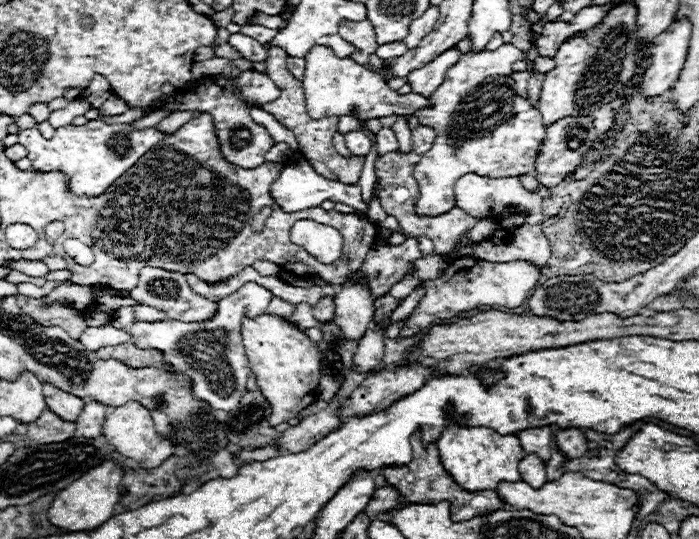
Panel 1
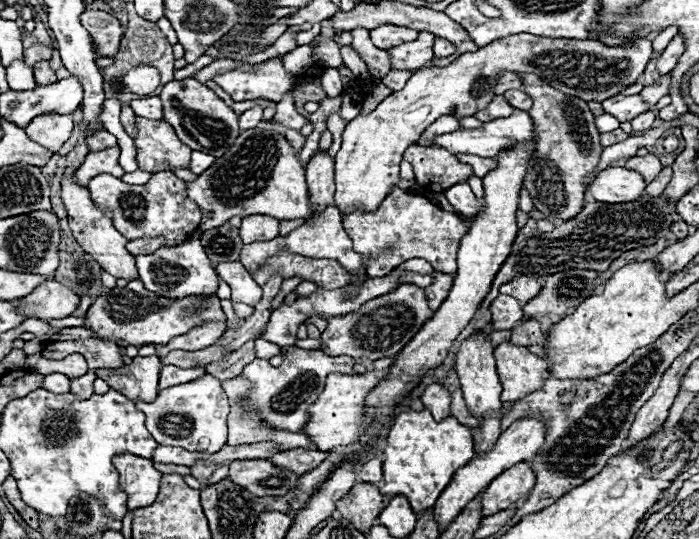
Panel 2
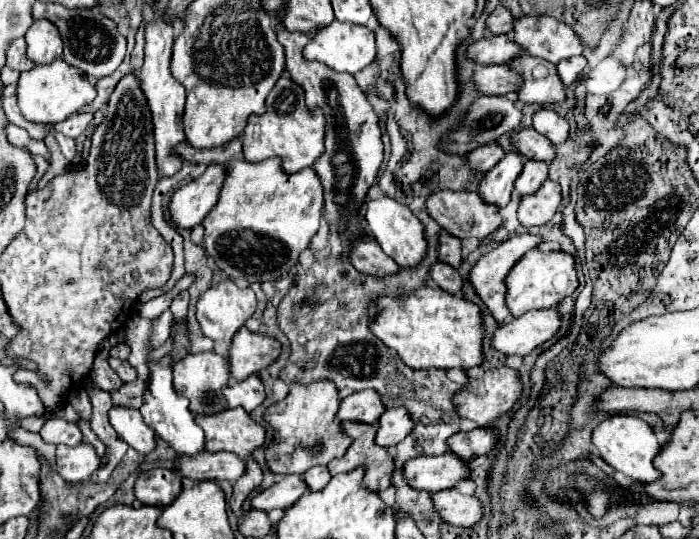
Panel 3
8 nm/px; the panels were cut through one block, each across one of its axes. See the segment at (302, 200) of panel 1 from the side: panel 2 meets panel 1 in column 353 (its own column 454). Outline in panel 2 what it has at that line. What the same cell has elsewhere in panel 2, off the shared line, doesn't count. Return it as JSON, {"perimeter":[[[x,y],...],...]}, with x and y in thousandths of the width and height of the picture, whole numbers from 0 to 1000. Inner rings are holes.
{"perimeter":[[[658,338],[658,341],[649,341],[644,345],[638,356],[638,367],[641,375],[664,401],[681,401],[687,390],[690,390],[690,378],[681,371],[678,356],[672,353],[672,345],[667,338]]]}

